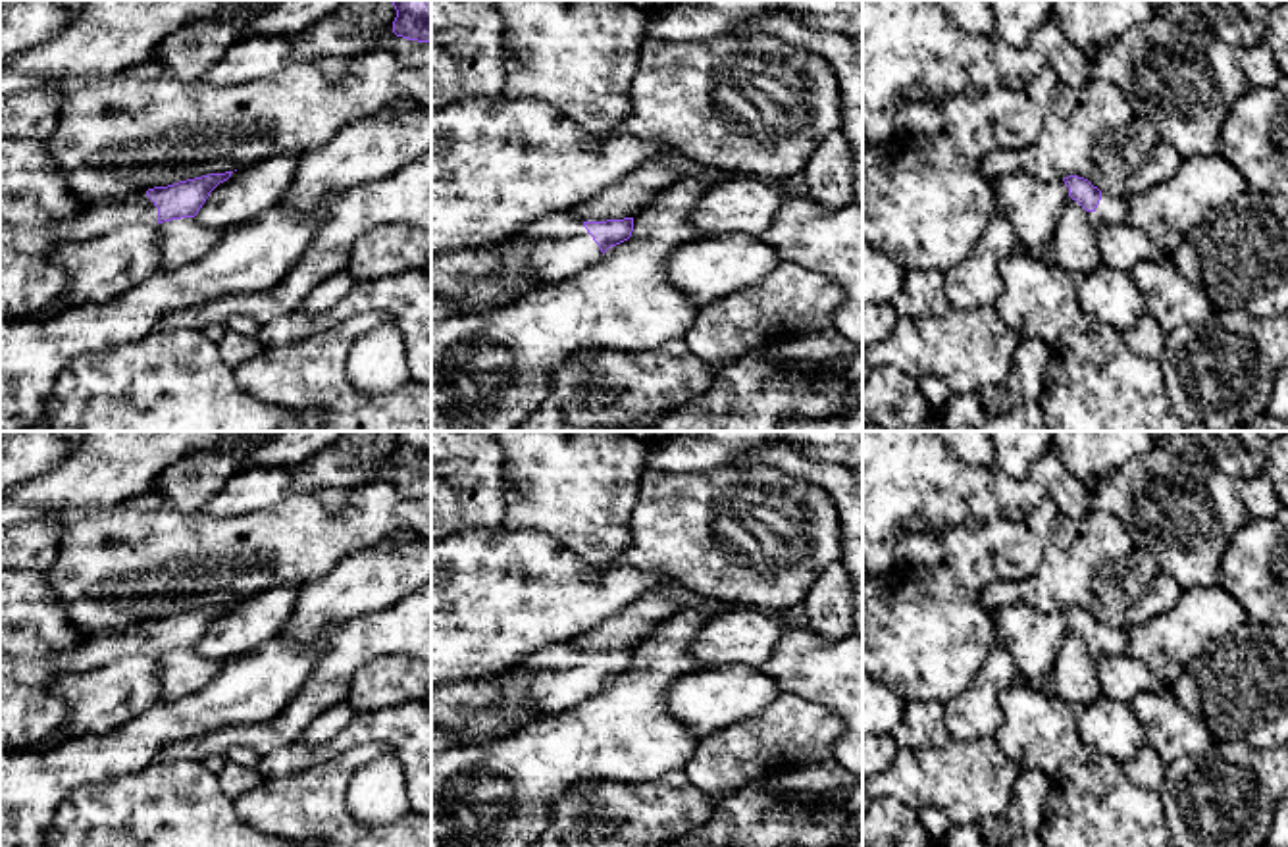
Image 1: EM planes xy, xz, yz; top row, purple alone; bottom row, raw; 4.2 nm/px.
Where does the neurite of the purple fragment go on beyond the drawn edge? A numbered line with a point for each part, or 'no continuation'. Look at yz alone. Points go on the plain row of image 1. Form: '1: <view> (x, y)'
1: yz (1111, 641)

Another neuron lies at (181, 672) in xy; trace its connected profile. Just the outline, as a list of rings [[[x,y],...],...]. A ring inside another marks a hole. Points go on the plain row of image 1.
[[[181,649],[156,656],[162,699],[175,701],[210,683],[223,662],[206,658],[196,649]]]

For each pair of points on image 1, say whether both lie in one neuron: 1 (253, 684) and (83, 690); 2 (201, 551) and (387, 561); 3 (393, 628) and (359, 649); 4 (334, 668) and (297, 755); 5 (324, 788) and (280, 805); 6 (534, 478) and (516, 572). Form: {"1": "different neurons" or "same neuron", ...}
{"1": "different neurons", "2": "different neurons", "3": "same neuron", "4": "different neurons", "5": "same neuron", "6": "different neurons"}

